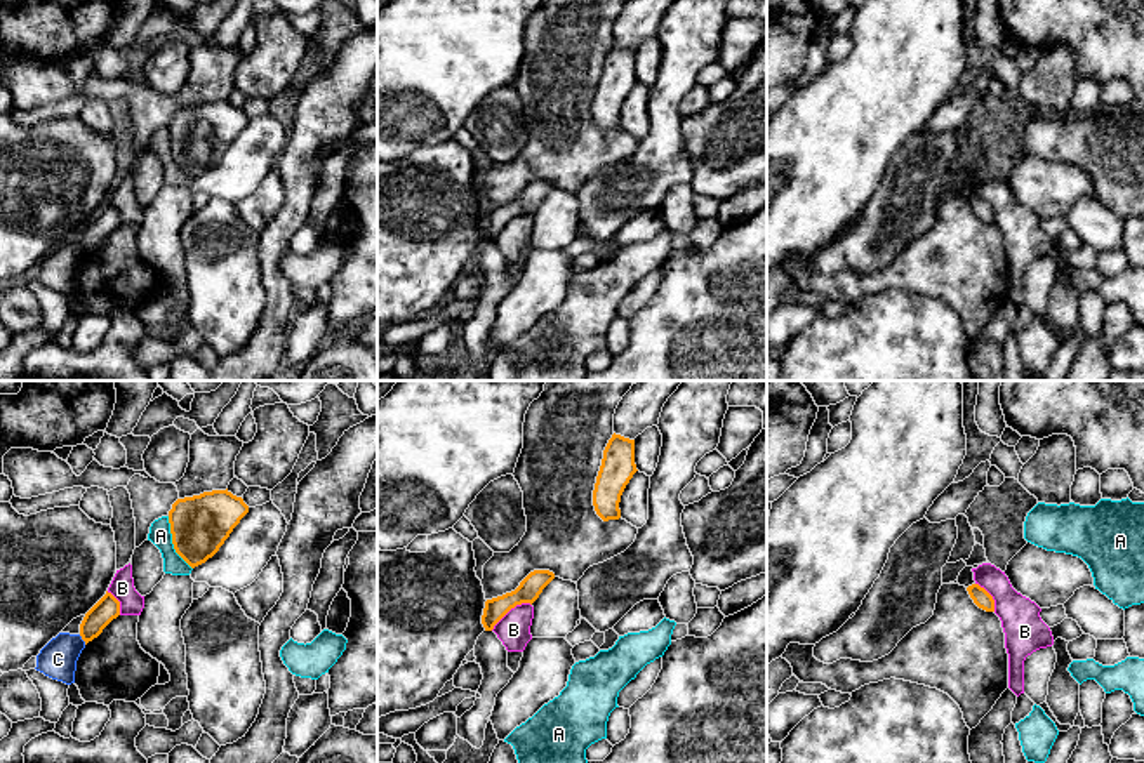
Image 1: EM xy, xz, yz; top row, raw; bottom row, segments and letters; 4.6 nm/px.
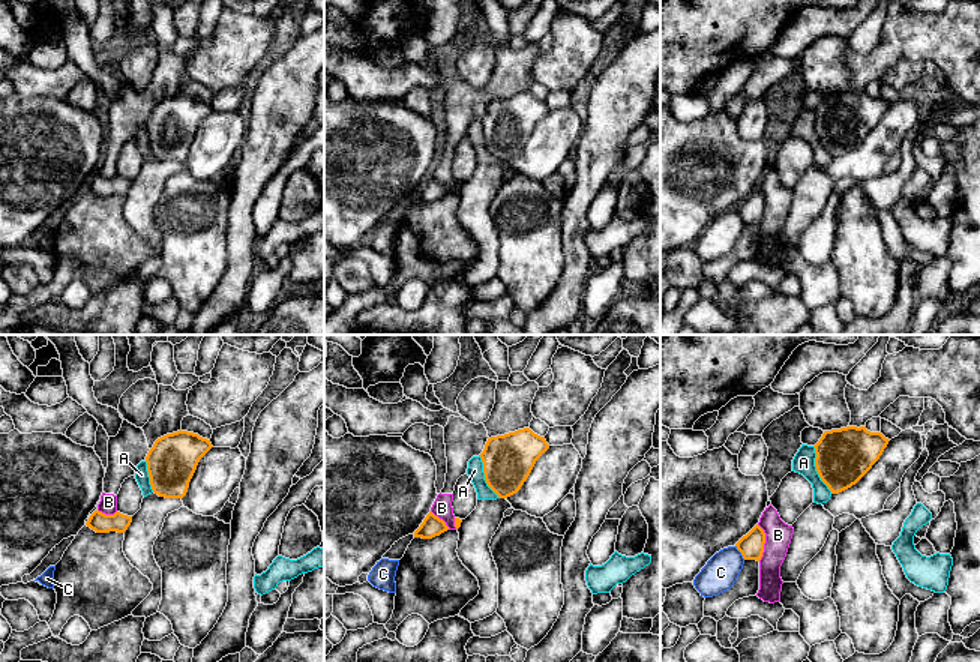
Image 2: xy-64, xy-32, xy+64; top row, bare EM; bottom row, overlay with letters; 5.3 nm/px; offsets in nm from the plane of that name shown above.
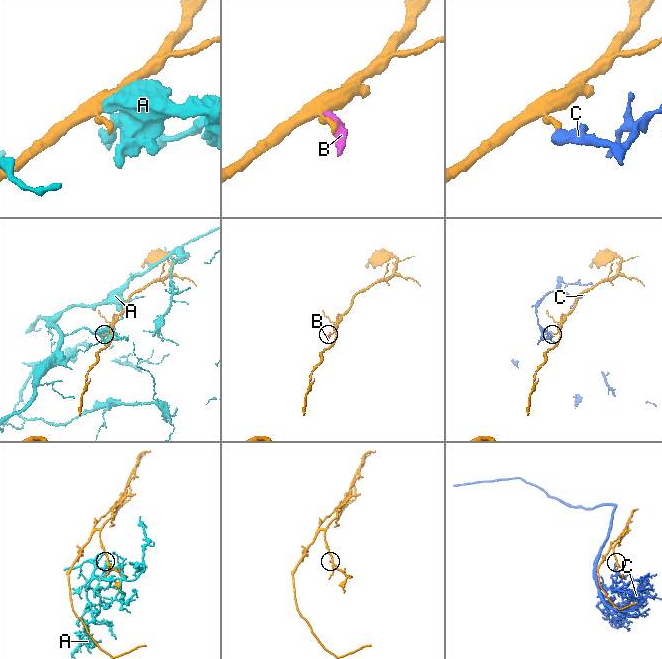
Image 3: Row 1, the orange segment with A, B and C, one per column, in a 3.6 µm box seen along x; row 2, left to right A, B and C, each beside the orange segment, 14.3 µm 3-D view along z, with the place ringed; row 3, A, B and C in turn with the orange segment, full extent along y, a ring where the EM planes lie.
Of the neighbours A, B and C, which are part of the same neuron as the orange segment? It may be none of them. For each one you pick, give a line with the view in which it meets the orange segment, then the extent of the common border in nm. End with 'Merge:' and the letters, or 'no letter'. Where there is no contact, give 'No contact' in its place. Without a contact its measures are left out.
Merge: no letter

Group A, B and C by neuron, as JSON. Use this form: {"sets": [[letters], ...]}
{"sets": [["A"], ["B"], ["C"]]}

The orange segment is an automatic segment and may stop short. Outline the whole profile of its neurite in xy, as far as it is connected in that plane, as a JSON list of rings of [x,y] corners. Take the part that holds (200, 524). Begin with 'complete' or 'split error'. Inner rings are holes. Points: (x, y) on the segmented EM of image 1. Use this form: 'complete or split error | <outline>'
complete | [[[228,488],[177,499],[169,511],[176,553],[191,568],[205,563],[247,513],[243,499]]]

